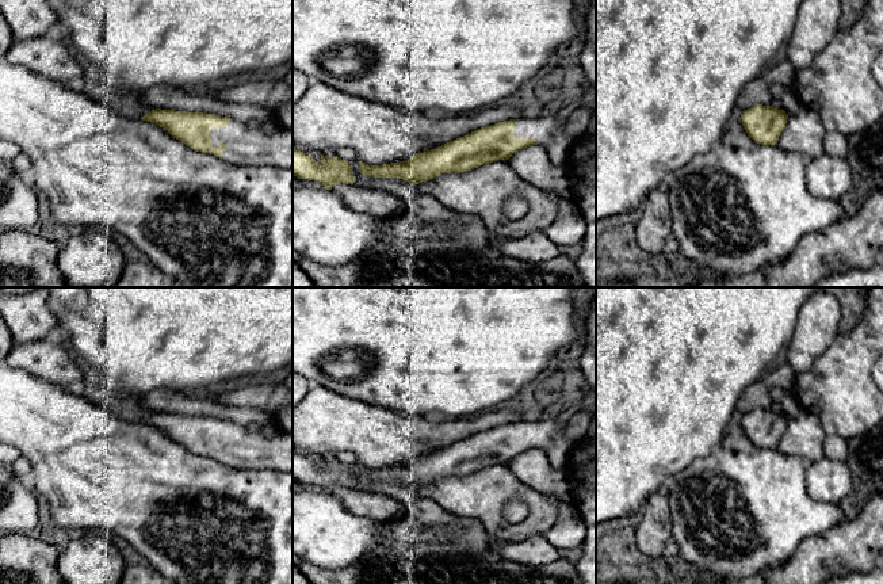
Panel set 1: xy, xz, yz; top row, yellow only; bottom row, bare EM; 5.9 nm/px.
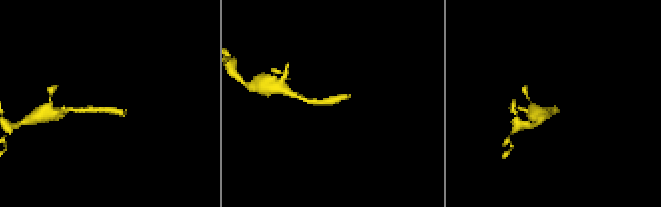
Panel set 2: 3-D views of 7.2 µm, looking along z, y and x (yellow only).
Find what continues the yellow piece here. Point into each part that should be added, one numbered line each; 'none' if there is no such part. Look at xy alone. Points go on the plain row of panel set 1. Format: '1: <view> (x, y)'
1: xy (245, 449)

